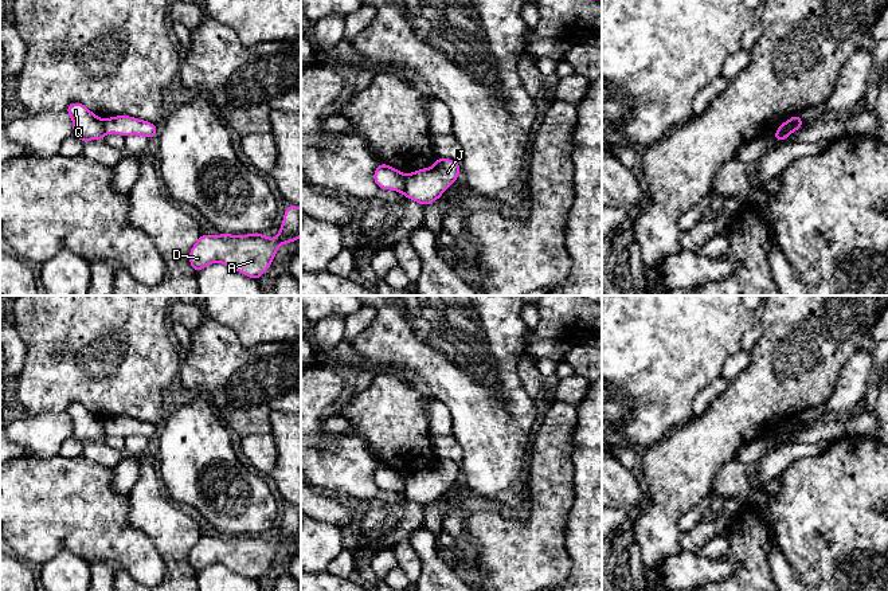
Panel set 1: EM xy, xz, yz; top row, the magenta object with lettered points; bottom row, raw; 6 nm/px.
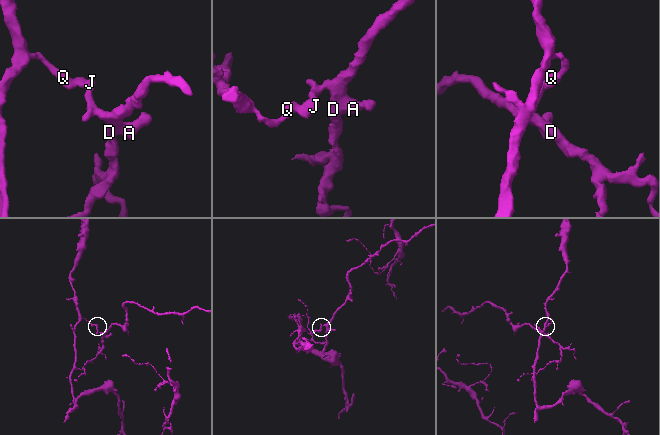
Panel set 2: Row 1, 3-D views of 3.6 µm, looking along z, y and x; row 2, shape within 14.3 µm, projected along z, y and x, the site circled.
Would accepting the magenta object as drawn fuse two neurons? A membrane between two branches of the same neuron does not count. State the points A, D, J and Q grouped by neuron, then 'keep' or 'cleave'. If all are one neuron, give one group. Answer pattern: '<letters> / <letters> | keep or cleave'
A D J / Q | cleave

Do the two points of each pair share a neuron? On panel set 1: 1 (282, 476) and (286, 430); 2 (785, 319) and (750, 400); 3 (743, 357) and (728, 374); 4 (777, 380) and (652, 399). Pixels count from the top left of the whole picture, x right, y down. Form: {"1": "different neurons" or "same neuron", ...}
{"1": "same neuron", "2": "same neuron", "3": "same neuron", "4": "different neurons"}

